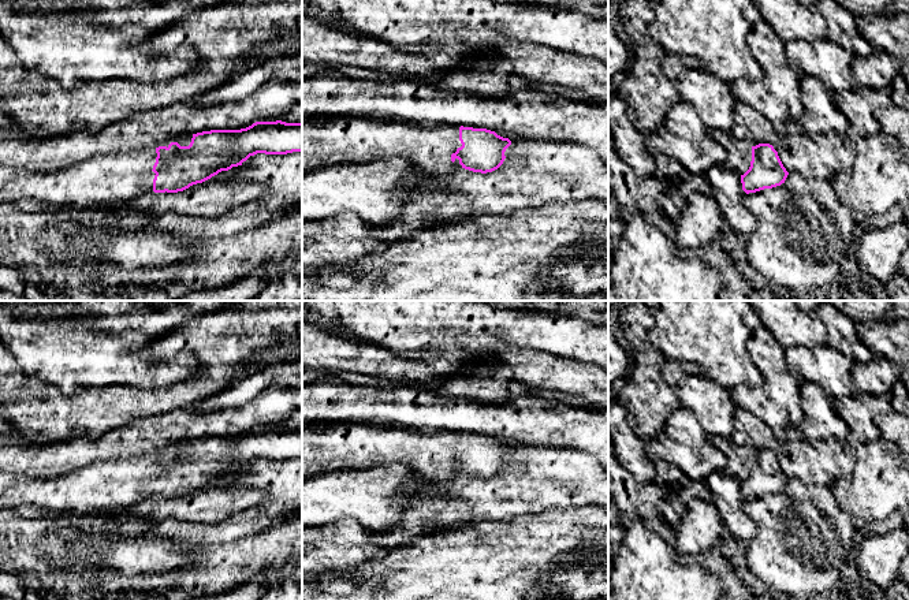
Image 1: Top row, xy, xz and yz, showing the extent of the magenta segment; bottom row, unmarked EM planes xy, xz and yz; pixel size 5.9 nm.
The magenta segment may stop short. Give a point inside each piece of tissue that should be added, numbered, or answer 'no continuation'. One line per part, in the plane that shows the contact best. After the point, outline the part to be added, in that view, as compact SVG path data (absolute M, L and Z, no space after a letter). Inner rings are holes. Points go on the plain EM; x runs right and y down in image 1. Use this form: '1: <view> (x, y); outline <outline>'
1: xy (112, 484); outline M156 455L115 458L55 478L0 470L0 510L41 506L49 511L96 513L134 506L153 497Z

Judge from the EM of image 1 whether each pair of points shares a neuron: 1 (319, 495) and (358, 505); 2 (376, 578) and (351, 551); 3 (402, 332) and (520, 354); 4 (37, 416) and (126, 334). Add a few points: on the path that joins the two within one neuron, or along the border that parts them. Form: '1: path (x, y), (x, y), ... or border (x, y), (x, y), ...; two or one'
1: path (328, 496), (349, 496); one
2: border (390, 550), (350, 576), (334, 576); two
3: border (533, 350), (503, 347), (496, 356); two
4: border (40, 380), (52, 383), (70, 395); two

